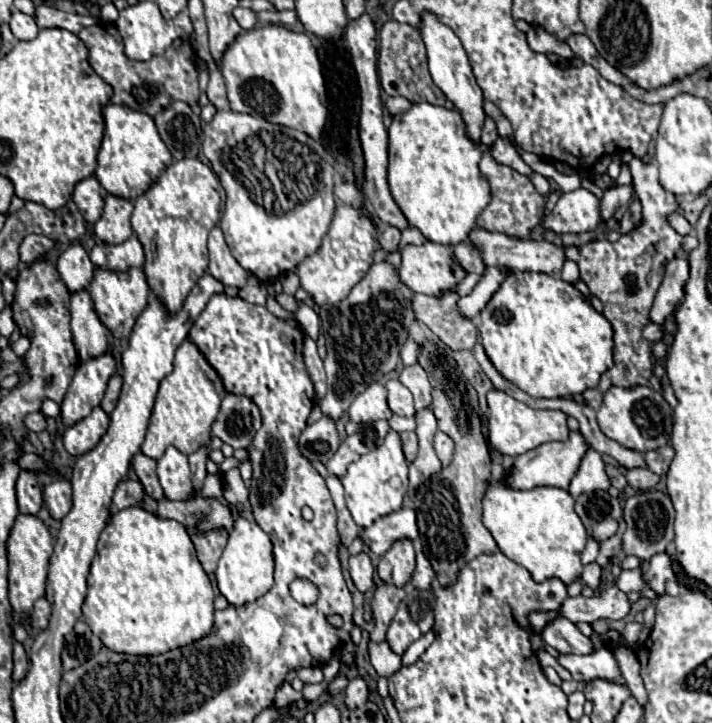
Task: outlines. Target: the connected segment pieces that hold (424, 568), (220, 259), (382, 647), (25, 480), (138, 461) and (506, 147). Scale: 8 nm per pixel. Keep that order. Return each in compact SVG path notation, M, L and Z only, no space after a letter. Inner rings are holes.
M417 550L417 568L415 568L409 584L417 590L429 590L433 582L435 582L435 572L433 572L429 560L425 558L425 554L421 550Z
M215 226L209 234L209 274L217 278L223 286L237 286L237 288L243 288L249 278L249 274L231 256L223 230L219 226Z
M369 642L369 654L373 654L371 662L373 662L379 676L389 678L389 676L393 676L393 672L397 672L401 668L401 656L391 652L385 642L383 644ZM375 654L379 654L379 656L375 656Z
M21 470L17 478L17 504L23 514L37 514L43 504L43 494L33 470Z
M137 452L137 454L133 456L133 470L135 470L135 474L139 476L141 484L145 486L145 492L147 492L153 500L161 500L161 498L163 498L163 490L161 490L161 486L159 486L155 468L157 468L157 462L155 462L153 458L147 458L147 456L141 454L141 452Z
M497 138L497 142L491 146L491 156L499 162L499 164L505 164L525 176L531 176L533 170L521 160L521 156L515 152L515 148L509 144L509 140L505 138Z

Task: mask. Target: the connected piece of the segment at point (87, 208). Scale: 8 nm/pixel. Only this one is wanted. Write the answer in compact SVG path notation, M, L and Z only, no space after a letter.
M89 176L81 182L75 184L75 192L73 192L73 202L77 204L79 212L83 214L83 218L91 224L95 224L101 216L103 210L103 188L97 182L95 176Z

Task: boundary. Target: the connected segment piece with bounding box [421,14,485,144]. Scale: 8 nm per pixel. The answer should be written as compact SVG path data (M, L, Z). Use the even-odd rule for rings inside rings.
M423 14L421 18L421 36L427 46L429 56L429 72L433 76L433 82L443 90L443 94L455 104L455 110L461 114L467 136L471 142L481 144L481 128L485 122L485 110L483 110L483 92L477 88L477 80L473 76L473 70L469 68L467 54L459 42L459 38L453 34L451 28L441 24L433 14Z

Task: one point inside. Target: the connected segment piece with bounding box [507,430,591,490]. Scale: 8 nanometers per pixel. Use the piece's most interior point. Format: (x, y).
(553, 464)

